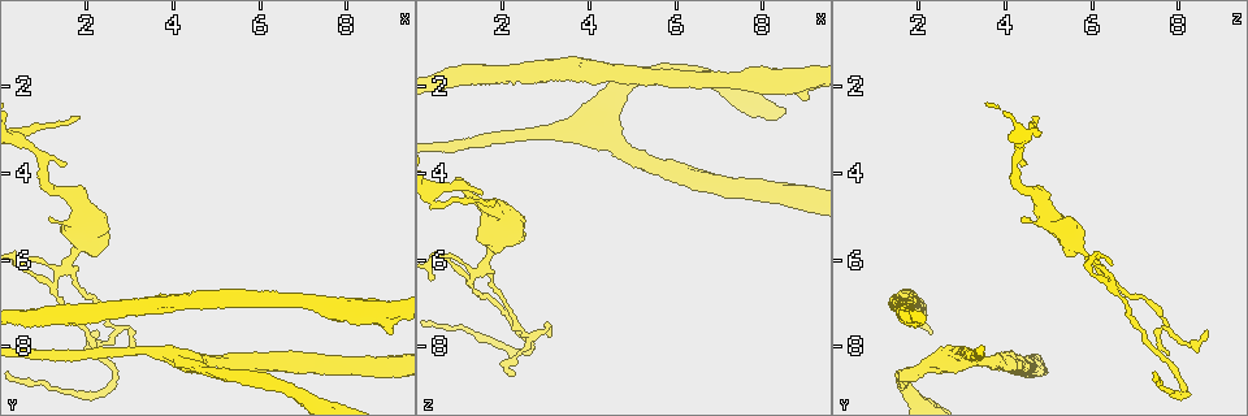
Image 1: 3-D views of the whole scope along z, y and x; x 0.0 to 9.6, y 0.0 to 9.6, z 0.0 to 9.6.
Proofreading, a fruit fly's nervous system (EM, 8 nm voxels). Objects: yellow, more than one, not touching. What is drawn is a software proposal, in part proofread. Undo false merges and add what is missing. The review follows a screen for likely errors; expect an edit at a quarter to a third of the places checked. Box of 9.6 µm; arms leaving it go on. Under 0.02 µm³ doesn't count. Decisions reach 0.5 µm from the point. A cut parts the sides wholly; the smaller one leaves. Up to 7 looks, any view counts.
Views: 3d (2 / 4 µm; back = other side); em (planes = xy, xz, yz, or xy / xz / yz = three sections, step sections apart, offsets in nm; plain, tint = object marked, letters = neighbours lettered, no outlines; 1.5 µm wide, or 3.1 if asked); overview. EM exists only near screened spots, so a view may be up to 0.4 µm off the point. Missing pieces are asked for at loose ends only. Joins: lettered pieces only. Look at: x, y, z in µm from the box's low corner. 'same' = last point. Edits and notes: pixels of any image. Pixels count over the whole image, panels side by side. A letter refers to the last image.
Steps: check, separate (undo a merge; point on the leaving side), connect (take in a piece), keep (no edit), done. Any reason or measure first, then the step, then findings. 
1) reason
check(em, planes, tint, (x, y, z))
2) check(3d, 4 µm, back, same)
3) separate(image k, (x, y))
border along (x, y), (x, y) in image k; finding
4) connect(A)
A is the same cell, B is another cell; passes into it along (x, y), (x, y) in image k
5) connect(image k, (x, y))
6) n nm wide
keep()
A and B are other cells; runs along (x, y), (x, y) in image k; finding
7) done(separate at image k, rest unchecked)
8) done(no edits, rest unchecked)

an open end
check(em, planes, letters, (8.95, 7.65, 2.30))

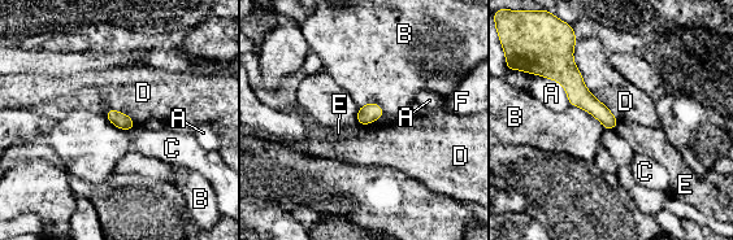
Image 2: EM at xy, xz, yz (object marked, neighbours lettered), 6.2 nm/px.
keep()
A, B, C, D, E and F are other cells; border along (576, 40), (585, 87), (617, 121) in image 2; none of them fits

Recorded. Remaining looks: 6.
arms run side by side
check(3d, 2 µm, (4.35, 8.40, 2.75))

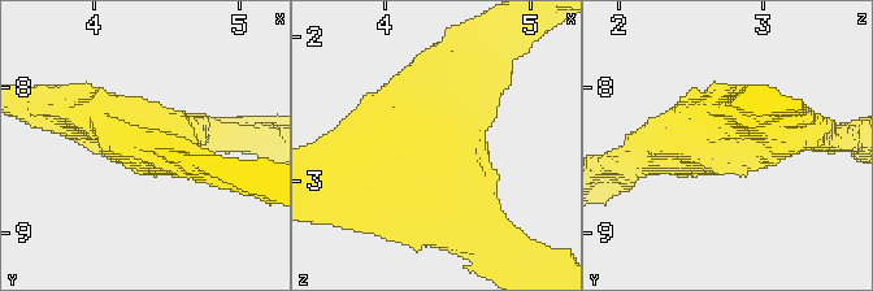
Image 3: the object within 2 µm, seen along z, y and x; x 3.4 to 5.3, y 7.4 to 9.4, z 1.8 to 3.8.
4 arms; now the EM
check(em, yz, step 4, tint, (4.40, 8.34, 2.72))

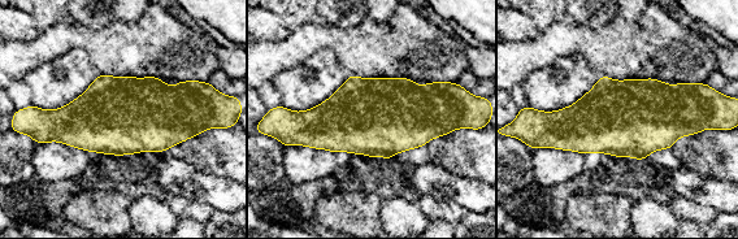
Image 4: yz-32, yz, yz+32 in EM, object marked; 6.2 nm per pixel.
what lies round it
check(em, yz, step 4, letters, same)

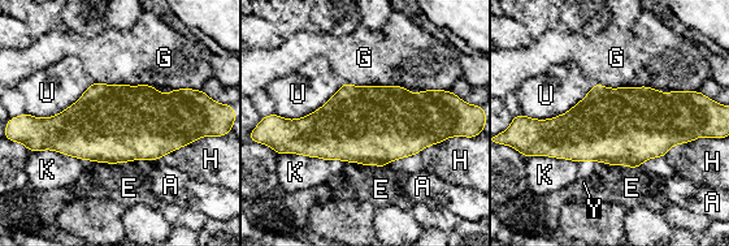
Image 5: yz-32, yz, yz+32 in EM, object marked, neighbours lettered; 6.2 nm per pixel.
U touches over 480 nm
keep()
A, E, G, H, K, U and Y are other cells; border along (594, 82), (658, 90) in image 5; one neuron here

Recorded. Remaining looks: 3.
branch stops here
check(3d, 4 µm, (1.10, 5.05, 4.30))

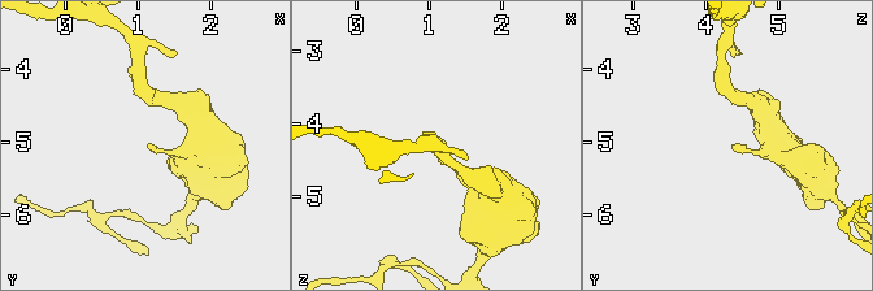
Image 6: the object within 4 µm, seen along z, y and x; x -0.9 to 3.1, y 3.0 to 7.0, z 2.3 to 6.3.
now the EM
check(em, yz, step 4, letters, (1.20, 5.05, 4.35))

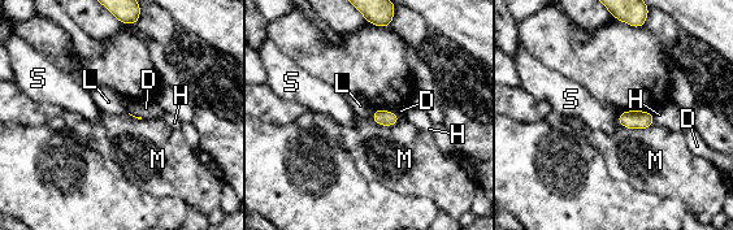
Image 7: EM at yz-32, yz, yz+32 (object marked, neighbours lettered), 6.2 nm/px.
another direction
check(em, planes, letters, same)

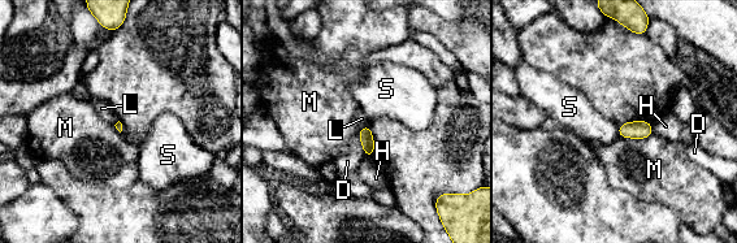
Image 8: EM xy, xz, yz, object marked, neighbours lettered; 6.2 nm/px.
keep()
D, H, L, M and S are other cells; border along (616, 126), (619, 135) in image 8; no lettered piece goes on from it

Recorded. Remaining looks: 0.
done(no edits, rest unchecked)

